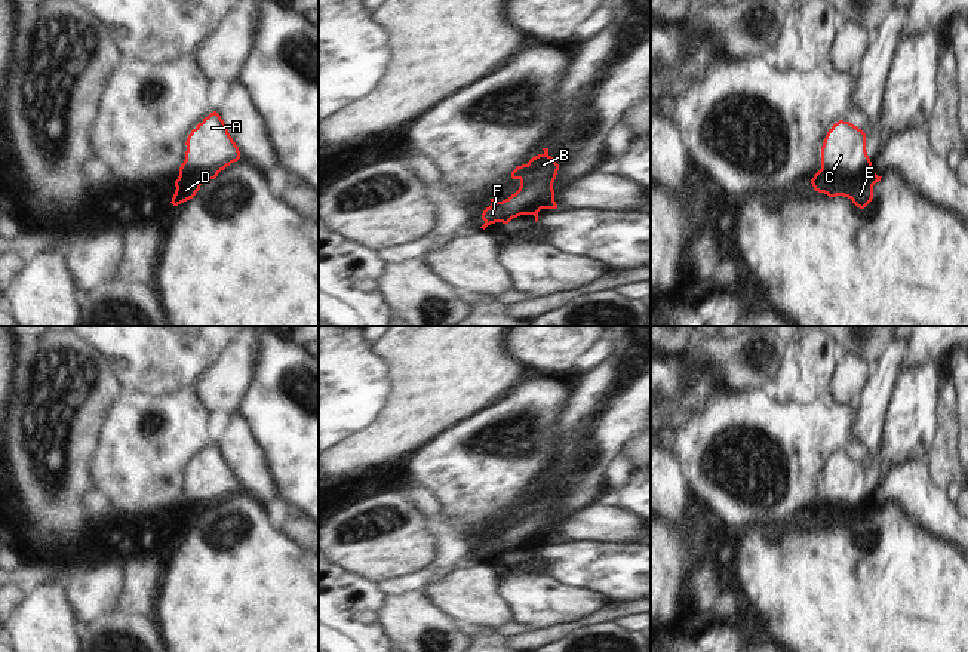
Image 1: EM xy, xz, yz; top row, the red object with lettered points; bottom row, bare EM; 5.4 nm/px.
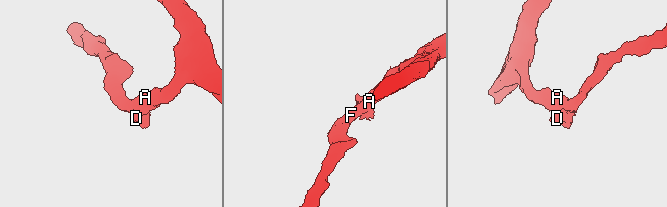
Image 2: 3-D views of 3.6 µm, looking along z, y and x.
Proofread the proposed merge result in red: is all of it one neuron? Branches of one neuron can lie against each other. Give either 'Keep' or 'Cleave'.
Cleave

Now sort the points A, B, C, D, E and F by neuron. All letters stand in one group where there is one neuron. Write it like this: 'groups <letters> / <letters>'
groups A B C F / D E

